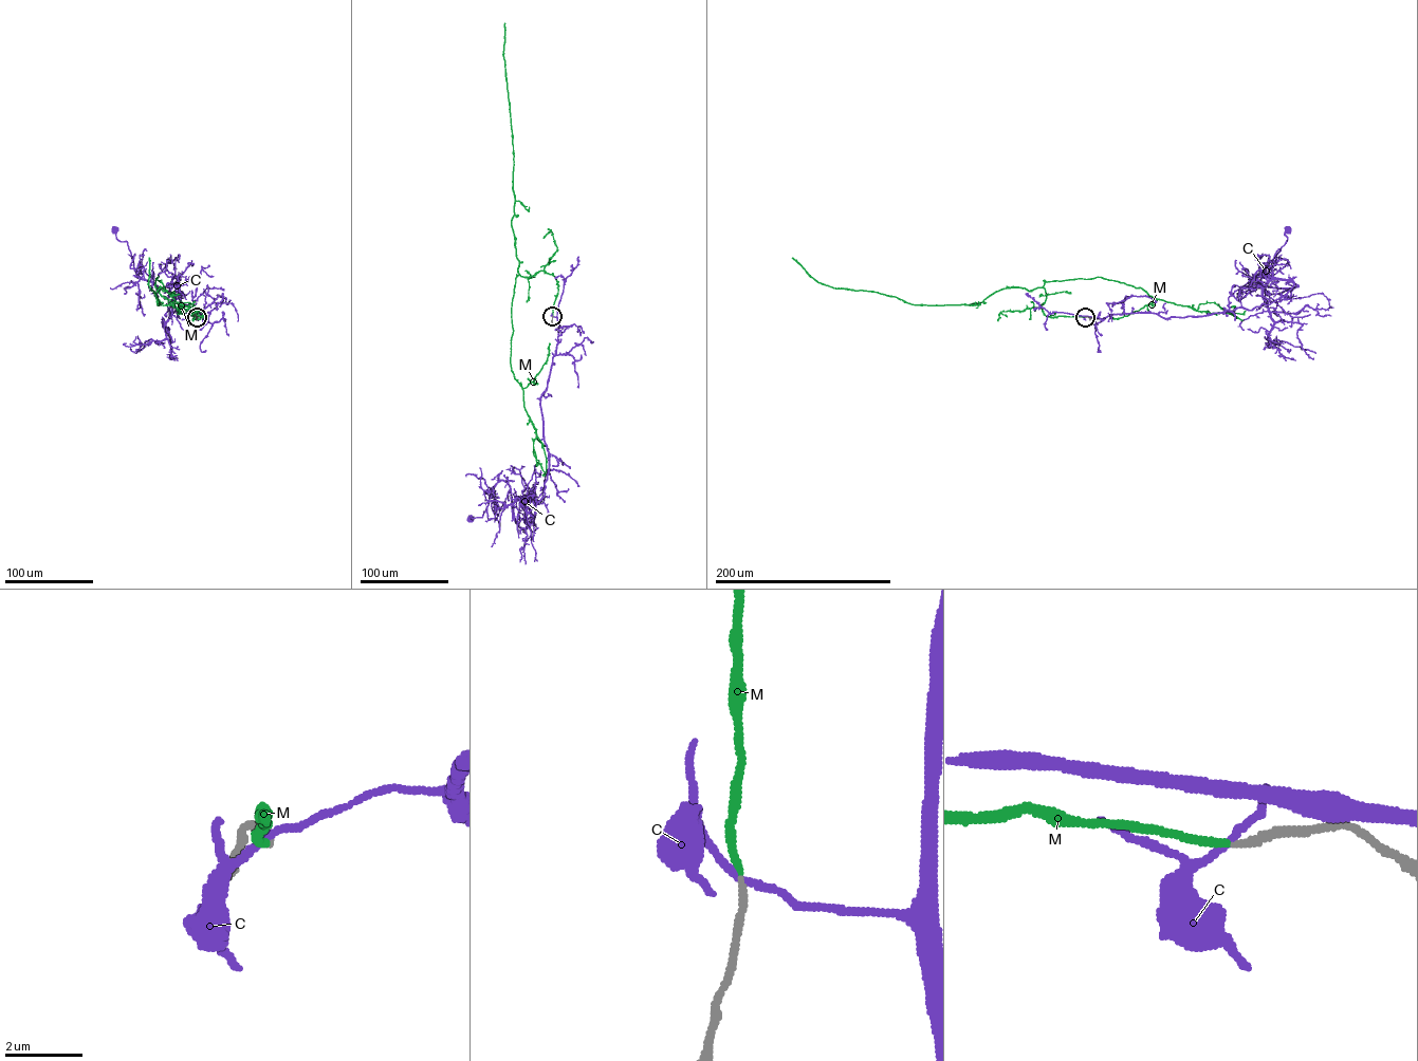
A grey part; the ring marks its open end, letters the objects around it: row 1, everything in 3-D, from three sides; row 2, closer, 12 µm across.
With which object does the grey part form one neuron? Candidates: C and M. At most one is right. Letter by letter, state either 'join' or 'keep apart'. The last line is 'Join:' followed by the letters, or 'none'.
C: keep apart
M: join
Join: M

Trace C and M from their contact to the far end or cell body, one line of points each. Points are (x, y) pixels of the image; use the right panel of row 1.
C: (1085, 317), (1203, 316), (1270, 304), (1292, 285), (1291, 281), (1297, 286), (1249, 280), (1281, 250), (1287, 230)
M: (1085, 317), (1046, 316), (1043, 287), (1005, 287), (970, 304), (912, 304), (822, 284), (791, 258)

